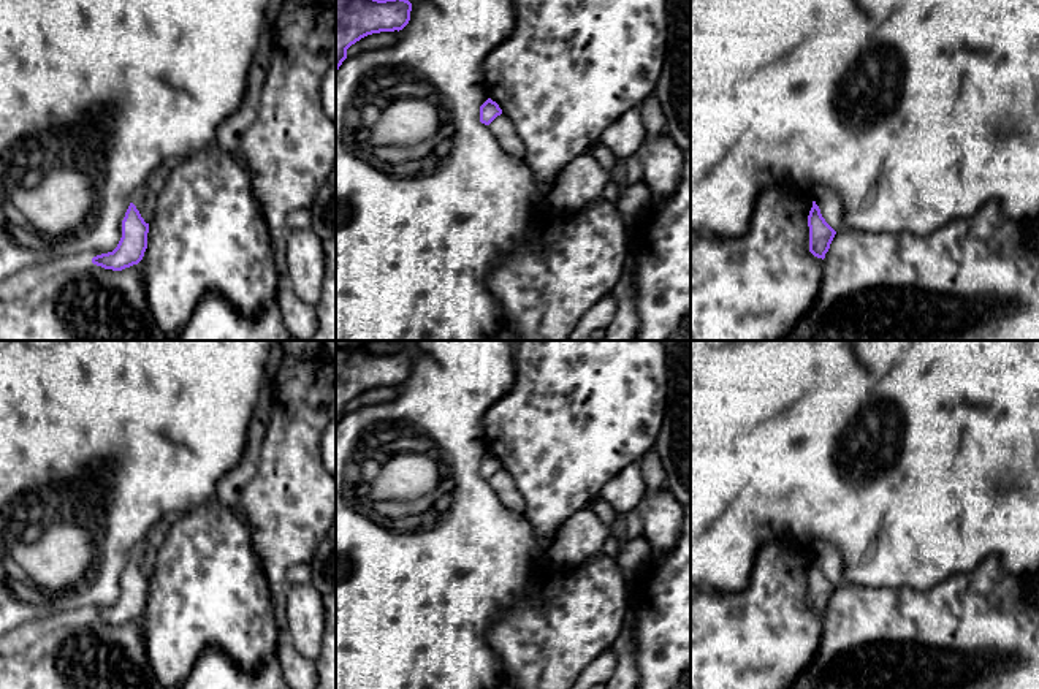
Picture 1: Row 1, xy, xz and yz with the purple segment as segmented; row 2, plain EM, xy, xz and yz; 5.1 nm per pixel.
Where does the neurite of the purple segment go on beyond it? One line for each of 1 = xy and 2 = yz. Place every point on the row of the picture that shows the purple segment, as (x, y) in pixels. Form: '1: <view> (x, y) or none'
1: none
2: none

